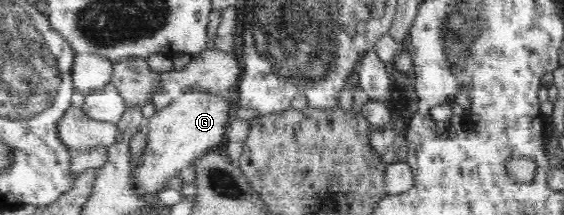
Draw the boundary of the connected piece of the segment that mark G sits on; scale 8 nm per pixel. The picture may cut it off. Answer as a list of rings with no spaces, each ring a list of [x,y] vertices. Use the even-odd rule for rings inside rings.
[[[192,87],[191,90],[185,90],[181,95],[179,95],[175,100],[172,100],[171,104],[165,107],[164,109],[161,109],[160,111],[155,112],[155,114],[150,118],[149,124],[148,124],[148,138],[149,141],[146,144],[145,152],[140,156],[139,162],[132,167],[132,173],[131,173],[131,191],[133,191],[133,195],[135,197],[145,197],[146,195],[151,195],[153,197],[158,197],[160,192],[163,190],[166,190],[166,184],[167,180],[171,178],[172,176],[176,176],[183,170],[183,168],[187,168],[187,166],[191,166],[191,162],[195,162],[195,159],[201,158],[209,150],[210,148],[213,148],[213,146],[217,146],[223,140],[223,136],[225,136],[229,120],[227,120],[227,116],[229,116],[229,110],[233,110],[233,106],[231,106],[231,102],[227,100],[227,96],[207,96],[207,94],[201,94],[201,91],[207,91],[202,90],[202,87]]]

